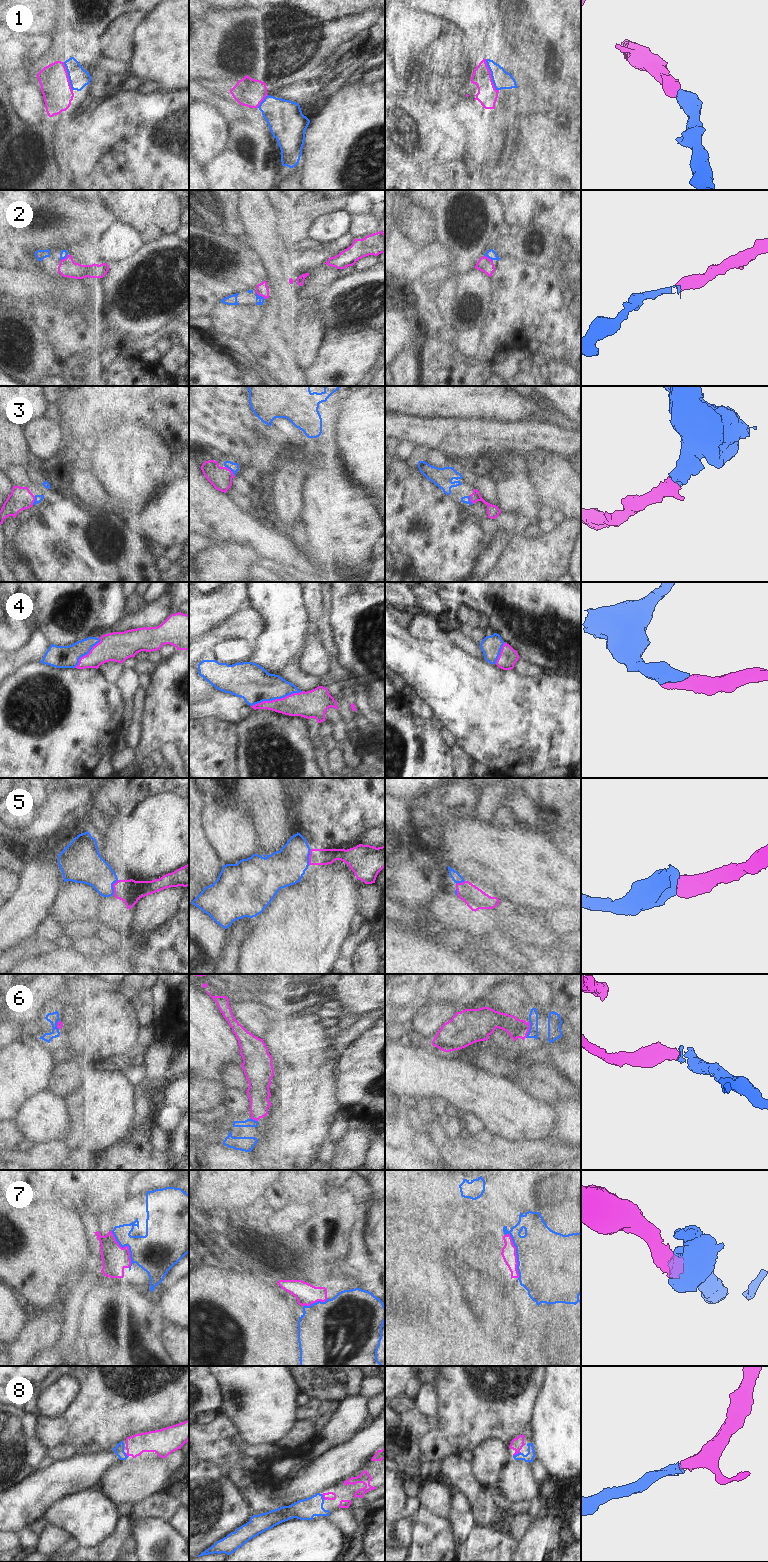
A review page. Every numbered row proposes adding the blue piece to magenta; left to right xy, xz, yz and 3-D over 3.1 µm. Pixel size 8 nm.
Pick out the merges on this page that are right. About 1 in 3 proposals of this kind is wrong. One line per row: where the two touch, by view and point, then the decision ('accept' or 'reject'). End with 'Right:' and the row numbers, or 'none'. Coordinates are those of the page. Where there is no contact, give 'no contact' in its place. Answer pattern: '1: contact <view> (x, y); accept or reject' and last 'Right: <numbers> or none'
1: contact yz (490, 75); accept
2: contact xz (260, 295); accept
3: contact xz (231, 471); accept
4: contact xz (276, 699); accept
5: contact xy (113, 887); accept
6: contact yz (529, 1028); reject
7: contact yz (516, 1256); reject
8: contact yz (516, 1453); accept
Right: 1, 2, 3, 4, 5, 8

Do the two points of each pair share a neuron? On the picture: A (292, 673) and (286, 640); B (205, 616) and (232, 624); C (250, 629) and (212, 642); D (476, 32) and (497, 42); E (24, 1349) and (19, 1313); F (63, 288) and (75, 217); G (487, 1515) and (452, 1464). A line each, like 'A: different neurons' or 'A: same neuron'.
A: different neurons
B: different neurons
C: same neuron
D: different neurons
E: different neurons
F: different neurons
G: same neuron

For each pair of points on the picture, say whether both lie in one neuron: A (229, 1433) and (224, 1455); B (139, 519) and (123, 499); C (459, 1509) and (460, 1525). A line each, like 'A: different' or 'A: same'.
A: same
B: different
C: same

